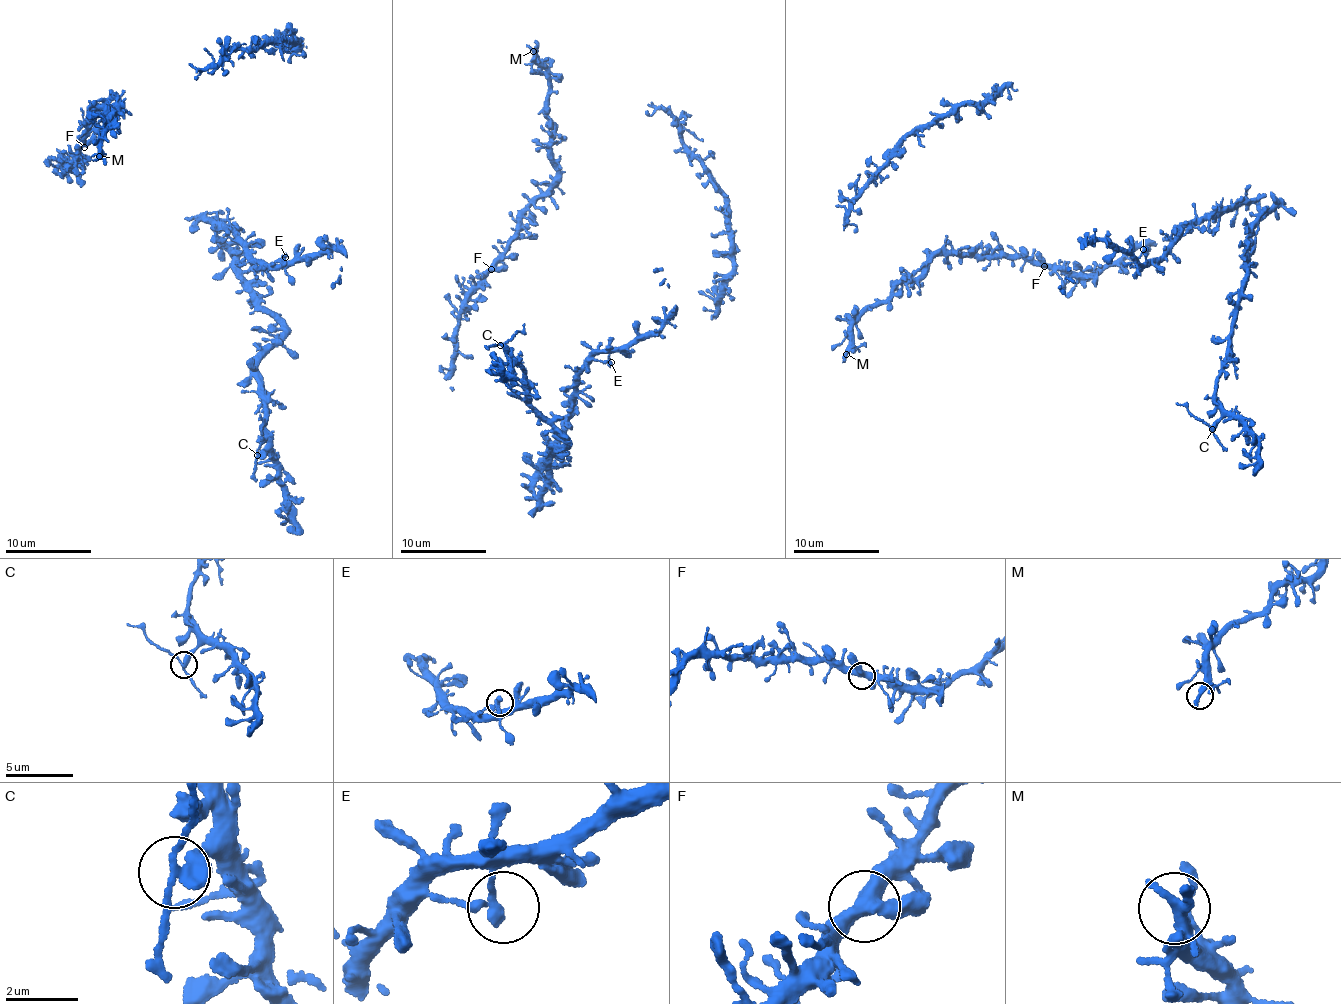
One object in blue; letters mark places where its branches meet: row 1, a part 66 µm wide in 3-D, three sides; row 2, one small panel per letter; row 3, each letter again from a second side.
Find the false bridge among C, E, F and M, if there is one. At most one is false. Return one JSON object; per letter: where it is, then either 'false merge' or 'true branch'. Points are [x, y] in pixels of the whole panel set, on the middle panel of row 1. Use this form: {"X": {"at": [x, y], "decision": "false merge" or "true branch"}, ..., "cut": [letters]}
{"C": {"at": [500, 345], "decision": "false merge"}, "E": {"at": [611, 362], "decision": "true branch"}, "F": {"at": [491, 269], "decision": "true branch"}, "M": {"at": [533, 51], "decision": "true branch"}, "cut": ["C"]}

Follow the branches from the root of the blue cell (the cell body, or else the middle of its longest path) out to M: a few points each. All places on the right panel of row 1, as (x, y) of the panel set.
M: (1036, 264), (1021, 257), (946, 251), (935, 257), (921, 275), (906, 278), (862, 315), (852, 327), (846, 354)

